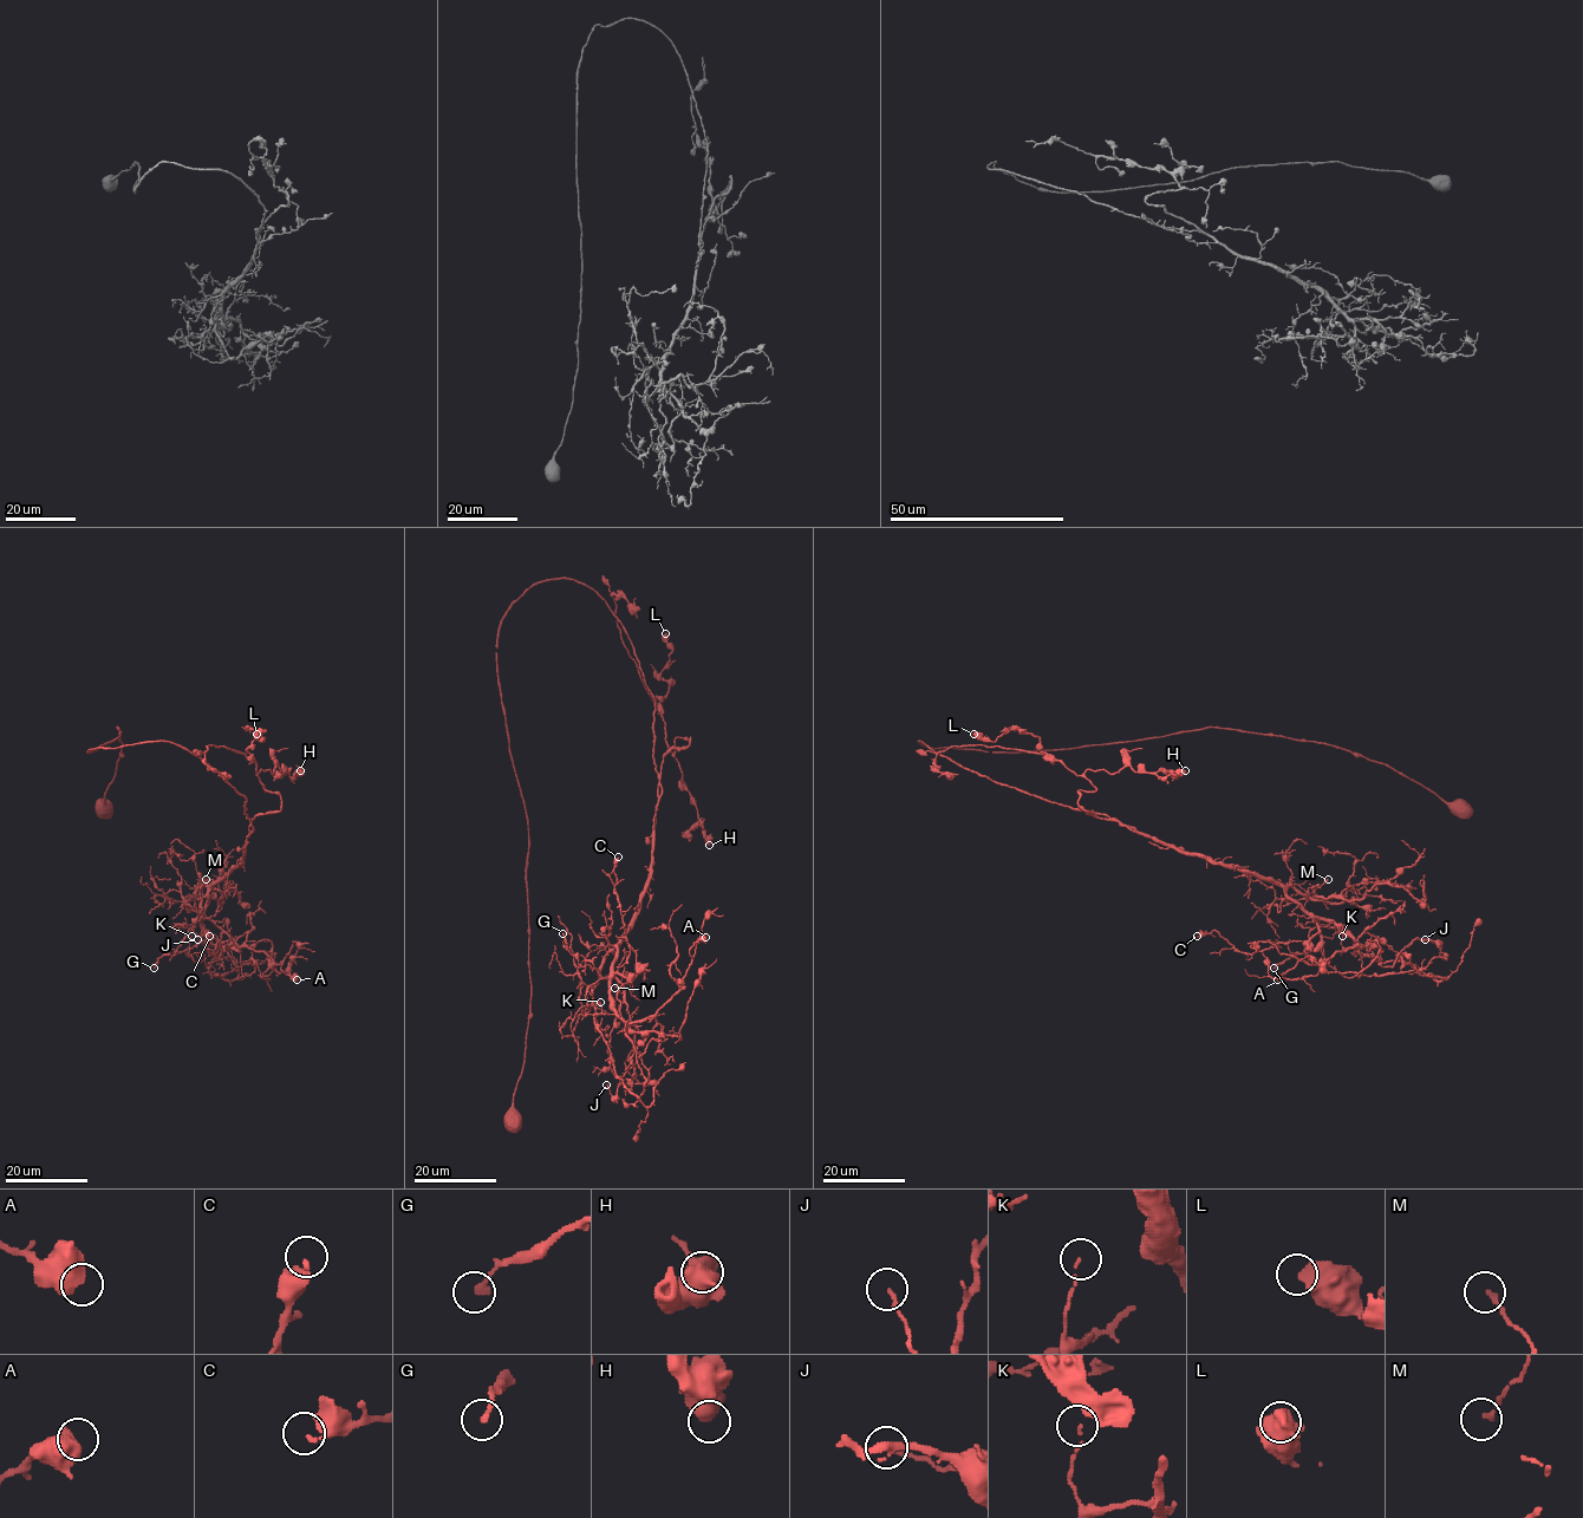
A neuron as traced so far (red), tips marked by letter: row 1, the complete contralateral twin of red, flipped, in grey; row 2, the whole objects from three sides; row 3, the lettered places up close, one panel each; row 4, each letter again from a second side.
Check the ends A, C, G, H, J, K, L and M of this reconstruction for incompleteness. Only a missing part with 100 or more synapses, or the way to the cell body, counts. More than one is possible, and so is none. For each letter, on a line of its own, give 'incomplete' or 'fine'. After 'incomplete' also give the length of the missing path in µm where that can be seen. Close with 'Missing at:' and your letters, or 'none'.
A: fine
C: fine
G: fine
H: fine
J: fine
K: fine
L: fine
M: fine
Missing at: none

